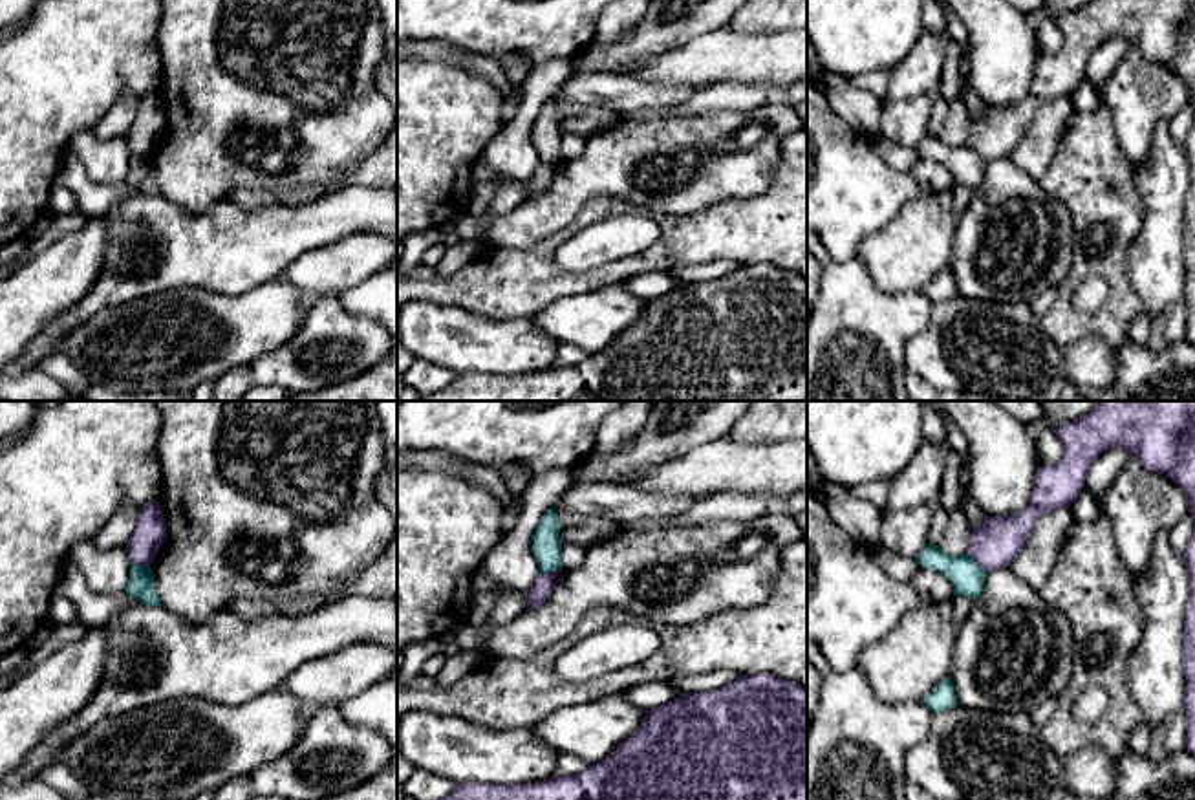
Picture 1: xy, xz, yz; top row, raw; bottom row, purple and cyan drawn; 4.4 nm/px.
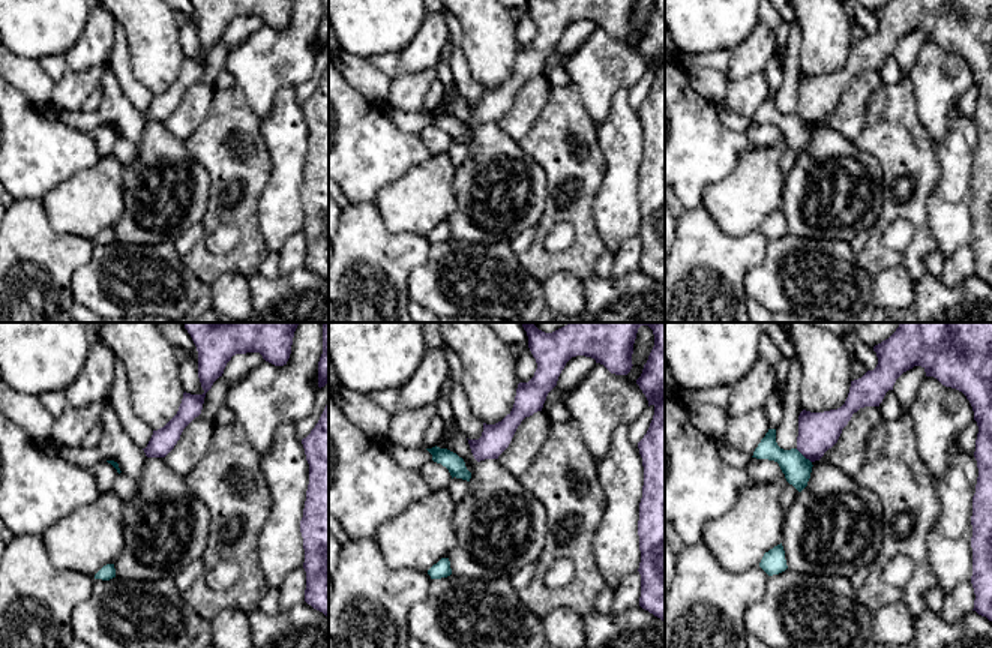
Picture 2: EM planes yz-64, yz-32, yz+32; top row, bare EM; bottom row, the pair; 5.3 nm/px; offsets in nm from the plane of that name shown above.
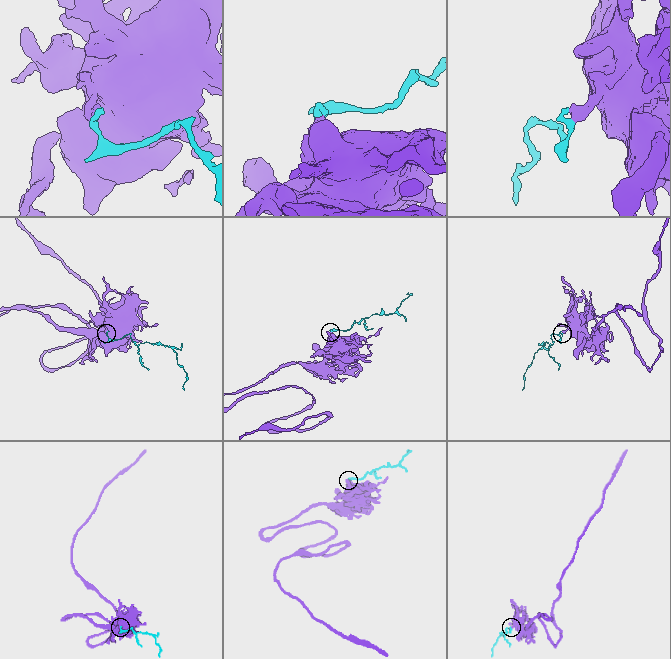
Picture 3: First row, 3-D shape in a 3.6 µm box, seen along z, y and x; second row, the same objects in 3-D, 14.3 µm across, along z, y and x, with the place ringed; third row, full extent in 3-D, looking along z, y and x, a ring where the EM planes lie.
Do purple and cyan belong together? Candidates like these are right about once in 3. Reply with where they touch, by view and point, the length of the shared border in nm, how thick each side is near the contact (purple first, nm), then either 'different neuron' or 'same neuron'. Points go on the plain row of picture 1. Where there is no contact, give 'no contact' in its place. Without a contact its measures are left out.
xy (139, 154) | 90 nm | 140/120 nm | different neuron

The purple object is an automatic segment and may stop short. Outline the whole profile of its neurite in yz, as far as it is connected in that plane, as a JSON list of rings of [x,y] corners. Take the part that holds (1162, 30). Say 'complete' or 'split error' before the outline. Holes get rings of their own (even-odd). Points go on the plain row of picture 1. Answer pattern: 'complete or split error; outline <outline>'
complete; outline [[[1089,0],[1074,11],[1060,13],[1054,22],[1063,33],[1063,46],[1052,57],[1038,57],[1028,95],[1008,106],[985,104],[985,114],[970,124],[970,146],[985,163],[1010,156],[1043,103],[1071,97],[1085,77],[1093,51],[1111,37],[1124,37],[1146,59],[1169,66],[1195,104],[1195,0]]]

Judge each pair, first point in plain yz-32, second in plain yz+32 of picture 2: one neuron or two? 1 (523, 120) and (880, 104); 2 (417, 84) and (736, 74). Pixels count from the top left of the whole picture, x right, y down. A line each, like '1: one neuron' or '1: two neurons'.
1: two neurons
2: two neurons

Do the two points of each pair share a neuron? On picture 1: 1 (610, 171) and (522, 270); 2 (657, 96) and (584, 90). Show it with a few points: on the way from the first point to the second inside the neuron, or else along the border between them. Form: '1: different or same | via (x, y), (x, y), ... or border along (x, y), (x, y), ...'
1: different | border along (586, 200), (559, 229), (527, 248), (516, 248)
2: same | via (639, 96), (602, 90)

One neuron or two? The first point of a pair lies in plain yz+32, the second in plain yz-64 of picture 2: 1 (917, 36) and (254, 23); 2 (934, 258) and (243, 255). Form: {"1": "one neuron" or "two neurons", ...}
{"1": "one neuron", "2": "two neurons"}

